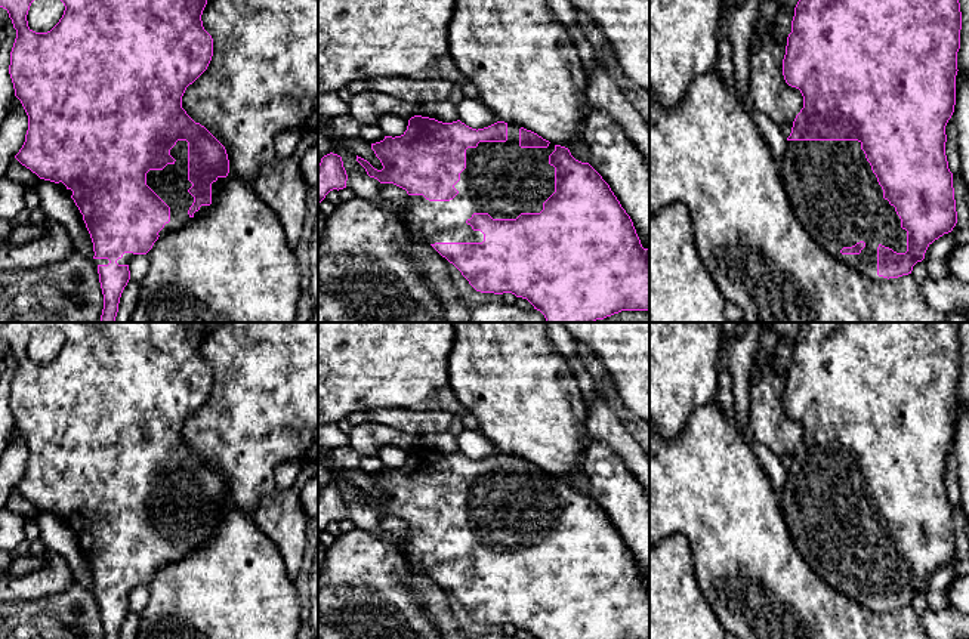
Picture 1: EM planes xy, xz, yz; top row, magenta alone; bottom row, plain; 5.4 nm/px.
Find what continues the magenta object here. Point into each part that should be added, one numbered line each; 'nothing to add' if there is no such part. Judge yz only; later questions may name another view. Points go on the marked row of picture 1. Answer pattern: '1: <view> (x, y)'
1: yz (833, 193)

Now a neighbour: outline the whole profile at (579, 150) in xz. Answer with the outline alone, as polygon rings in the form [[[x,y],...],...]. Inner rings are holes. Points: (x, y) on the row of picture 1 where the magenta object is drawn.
[[[580,135],[571,141],[568,149],[575,160],[581,163],[589,163],[590,152]]]

